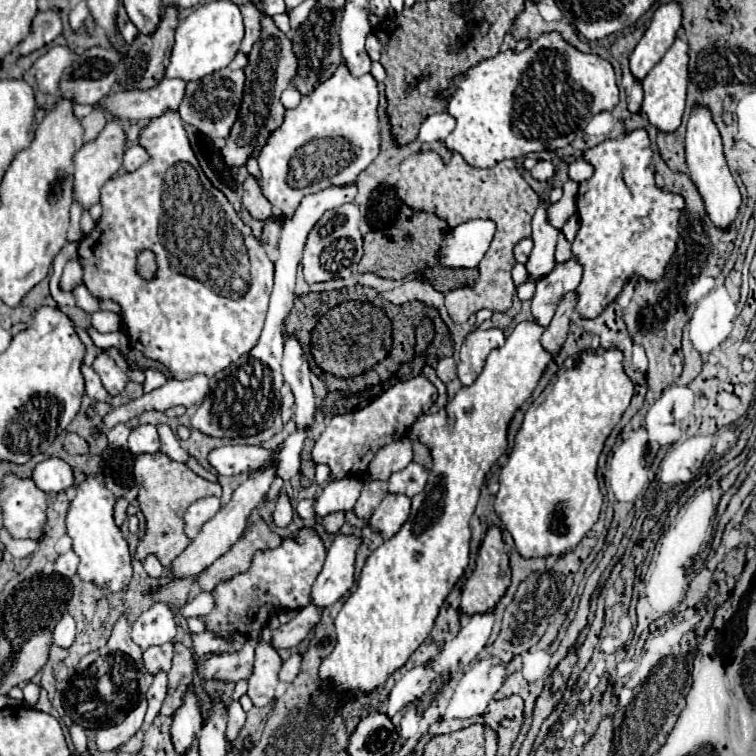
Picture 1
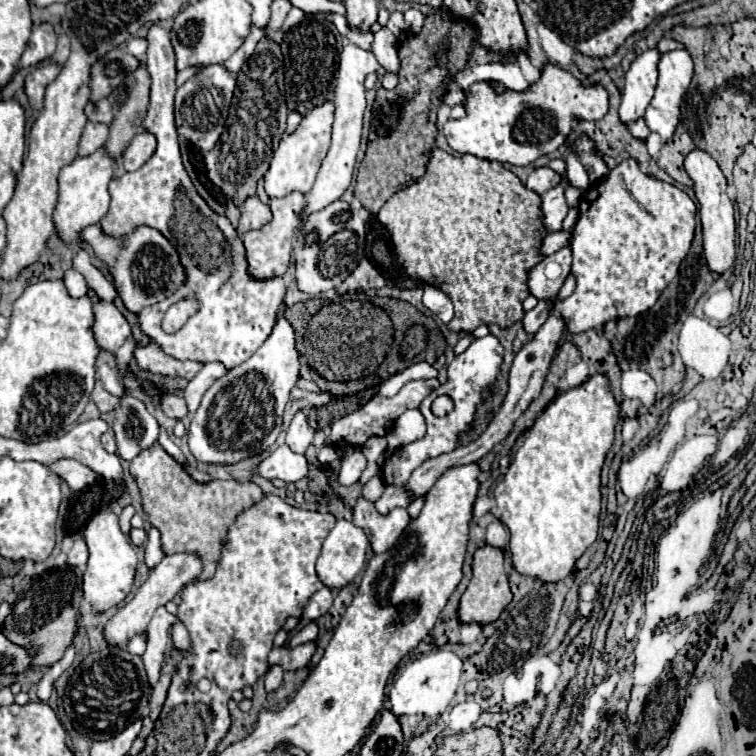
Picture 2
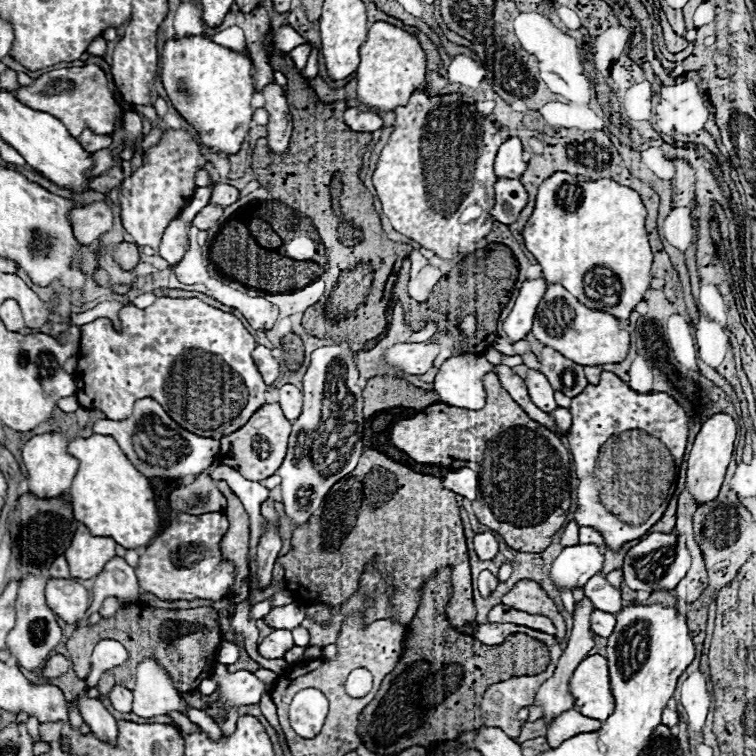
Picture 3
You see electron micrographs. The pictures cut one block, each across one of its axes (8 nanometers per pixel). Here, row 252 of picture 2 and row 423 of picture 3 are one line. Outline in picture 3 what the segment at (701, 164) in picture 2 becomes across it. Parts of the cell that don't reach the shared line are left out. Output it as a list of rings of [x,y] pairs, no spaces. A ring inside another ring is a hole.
[[[714,414],[702,424],[688,456],[688,476],[686,476],[688,492],[692,494],[696,504],[712,502],[718,496],[718,490],[726,474],[726,466],[734,452],[734,438],[736,438],[736,422],[726,414]]]

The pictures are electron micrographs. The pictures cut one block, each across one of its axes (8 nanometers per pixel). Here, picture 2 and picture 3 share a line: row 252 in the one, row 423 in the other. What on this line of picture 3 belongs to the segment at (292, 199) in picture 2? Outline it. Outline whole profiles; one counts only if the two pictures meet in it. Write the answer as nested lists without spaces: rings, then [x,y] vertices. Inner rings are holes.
[[[266,404],[258,412],[254,412],[254,416],[238,432],[232,432],[230,436],[224,436],[220,440],[222,448],[218,454],[218,462],[238,470],[244,478],[248,478],[252,482],[260,482],[260,480],[272,476],[280,468],[280,464],[286,456],[290,428],[292,426],[284,418],[280,406],[278,404]]]

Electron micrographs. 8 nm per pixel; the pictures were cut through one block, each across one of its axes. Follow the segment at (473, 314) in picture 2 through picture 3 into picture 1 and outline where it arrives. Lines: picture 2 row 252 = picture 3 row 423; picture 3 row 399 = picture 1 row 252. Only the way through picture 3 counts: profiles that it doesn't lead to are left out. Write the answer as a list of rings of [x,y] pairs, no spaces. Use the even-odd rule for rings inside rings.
[[[450,150],[452,158],[448,164],[442,164],[436,152],[426,154],[412,154],[400,164],[400,180],[396,184],[396,192],[410,208],[420,212],[434,212],[442,220],[452,226],[474,218],[492,218],[496,222],[496,234],[486,252],[484,260],[478,266],[480,276],[476,278],[474,286],[464,286],[460,290],[446,292],[446,308],[448,314],[456,322],[466,322],[472,314],[482,308],[506,312],[512,304],[514,282],[510,270],[514,268],[516,260],[512,248],[522,238],[530,236],[530,222],[538,208],[538,194],[528,186],[528,182],[520,176],[514,160],[502,160],[494,168],[472,168],[464,162],[464,158]]]

